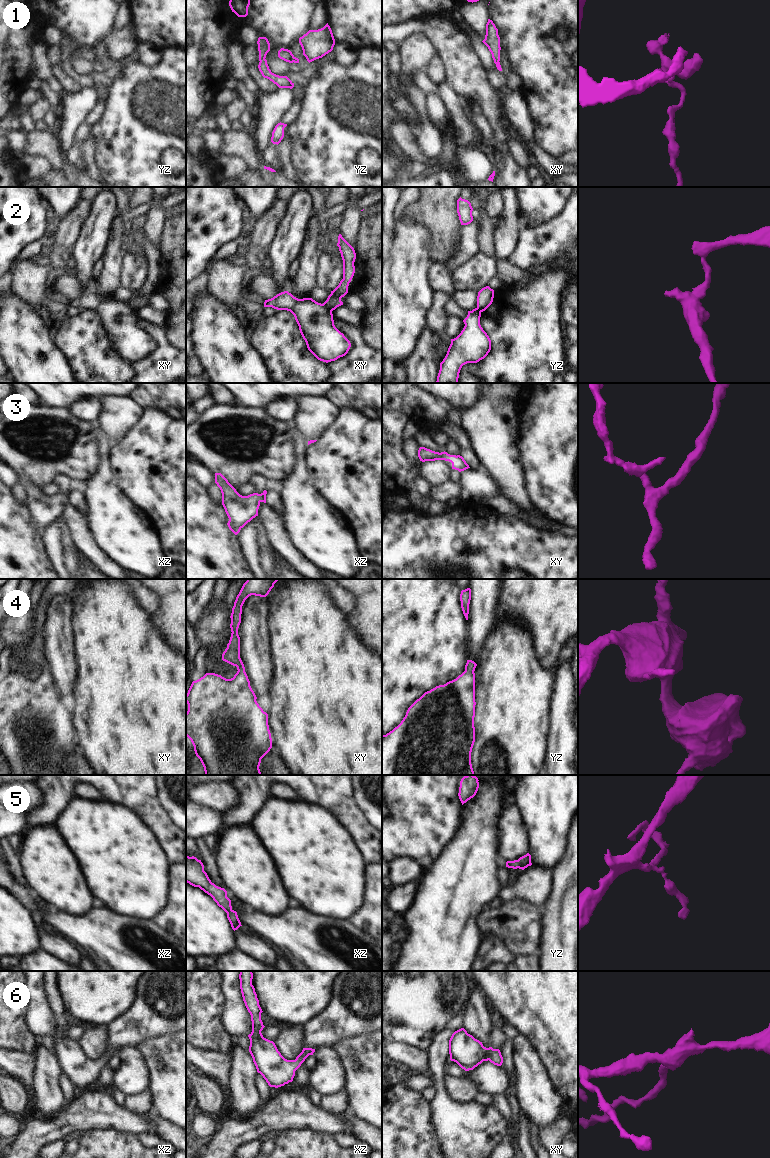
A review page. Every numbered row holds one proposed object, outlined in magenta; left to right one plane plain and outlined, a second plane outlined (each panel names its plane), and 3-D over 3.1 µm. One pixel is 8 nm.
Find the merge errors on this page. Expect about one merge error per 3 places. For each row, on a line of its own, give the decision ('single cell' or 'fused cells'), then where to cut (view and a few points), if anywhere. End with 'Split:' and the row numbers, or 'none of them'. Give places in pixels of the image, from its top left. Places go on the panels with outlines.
1: single cell; cut none
2: fused cells; cut xy (321, 304), (331, 312)
3: single cell; cut none
4: single cell; cut none
5: single cell; cut none
6: single cell; cut none
Split: 2

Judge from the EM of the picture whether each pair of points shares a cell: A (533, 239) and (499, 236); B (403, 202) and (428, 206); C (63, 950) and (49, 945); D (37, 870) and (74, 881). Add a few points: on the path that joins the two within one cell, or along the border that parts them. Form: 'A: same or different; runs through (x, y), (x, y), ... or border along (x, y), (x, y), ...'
A: different; border along (521, 224), (517, 246), (508, 259)
B: different; border along (419, 197), (407, 206), (402, 215)
C: same; runs through (60, 948), (52, 945)
D: same; runs through (46, 870), (50, 870), (61, 881), (65, 881)

